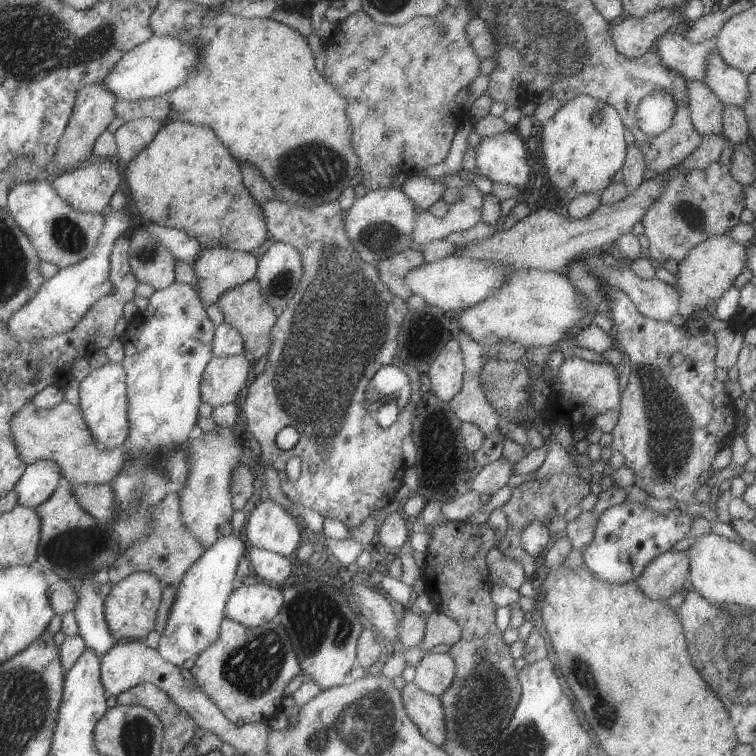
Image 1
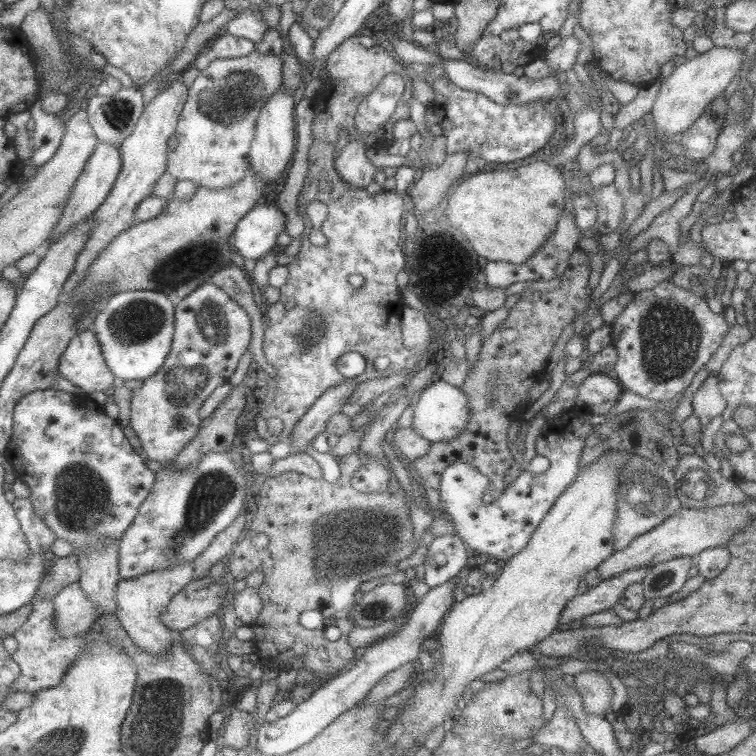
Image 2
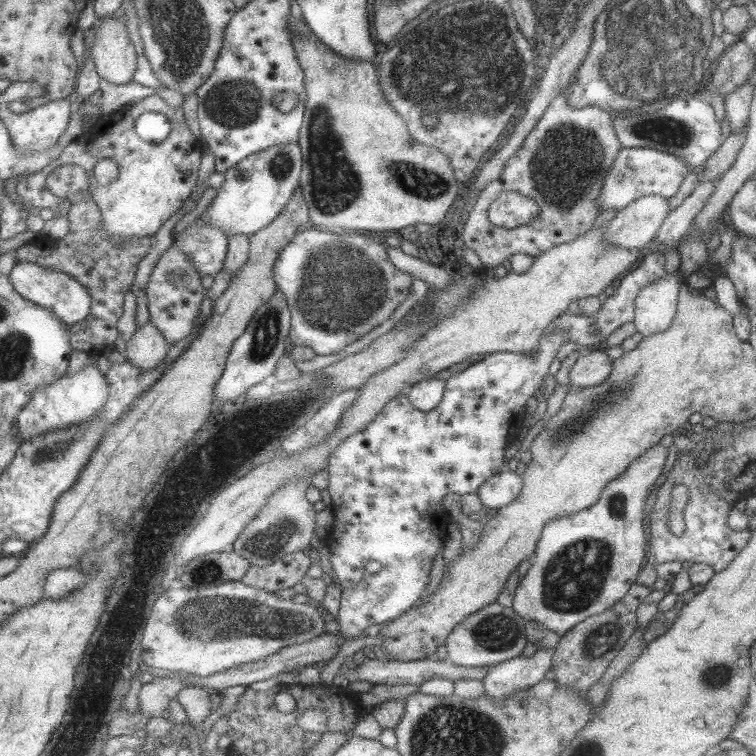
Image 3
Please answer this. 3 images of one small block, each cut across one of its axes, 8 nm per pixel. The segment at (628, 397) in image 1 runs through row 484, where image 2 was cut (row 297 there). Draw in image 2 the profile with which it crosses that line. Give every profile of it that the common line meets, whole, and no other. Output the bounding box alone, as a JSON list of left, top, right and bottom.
[611,280,730,402]

